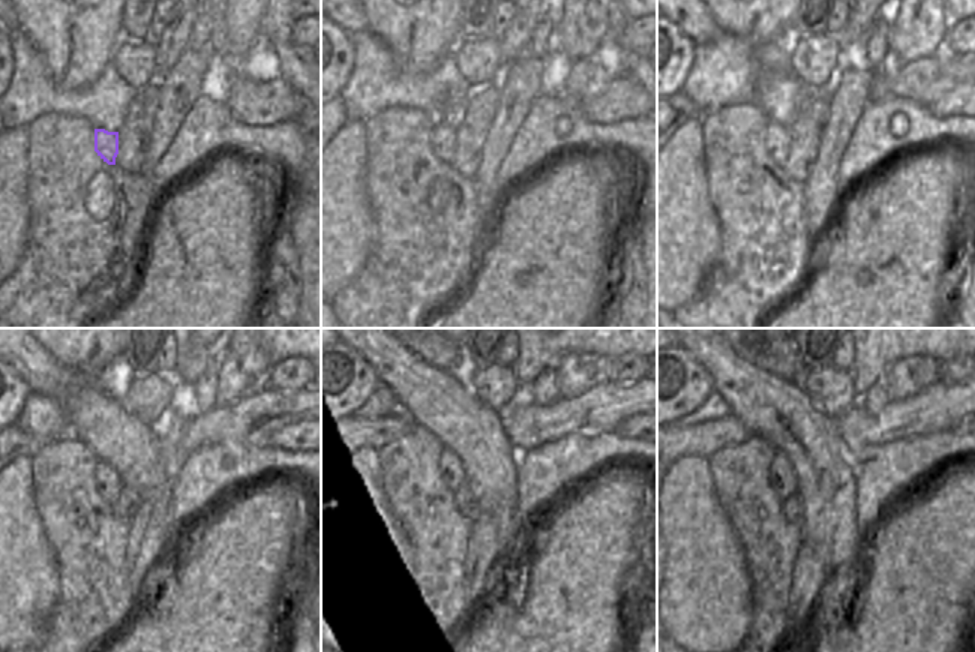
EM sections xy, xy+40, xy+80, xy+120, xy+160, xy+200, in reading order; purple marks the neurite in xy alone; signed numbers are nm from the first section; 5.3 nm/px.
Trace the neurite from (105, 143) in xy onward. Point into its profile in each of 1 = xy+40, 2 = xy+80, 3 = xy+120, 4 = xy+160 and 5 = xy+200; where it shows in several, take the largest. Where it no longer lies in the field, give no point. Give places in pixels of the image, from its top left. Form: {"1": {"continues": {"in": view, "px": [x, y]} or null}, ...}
{"1": {"continues": {"in": "xy+40", "px": [443, 135]}}, "2": {"continues": {"in": "xy+80", "px": [777, 135]}}, "3": {"continues": {"in": "xy+120", "px": [107, 480]}}, "4": {"continues": {"in": "xy+160", "px": [450, 468]}}, "5": {"continues": {"in": "xy+200", "px": [782, 477]}}}

